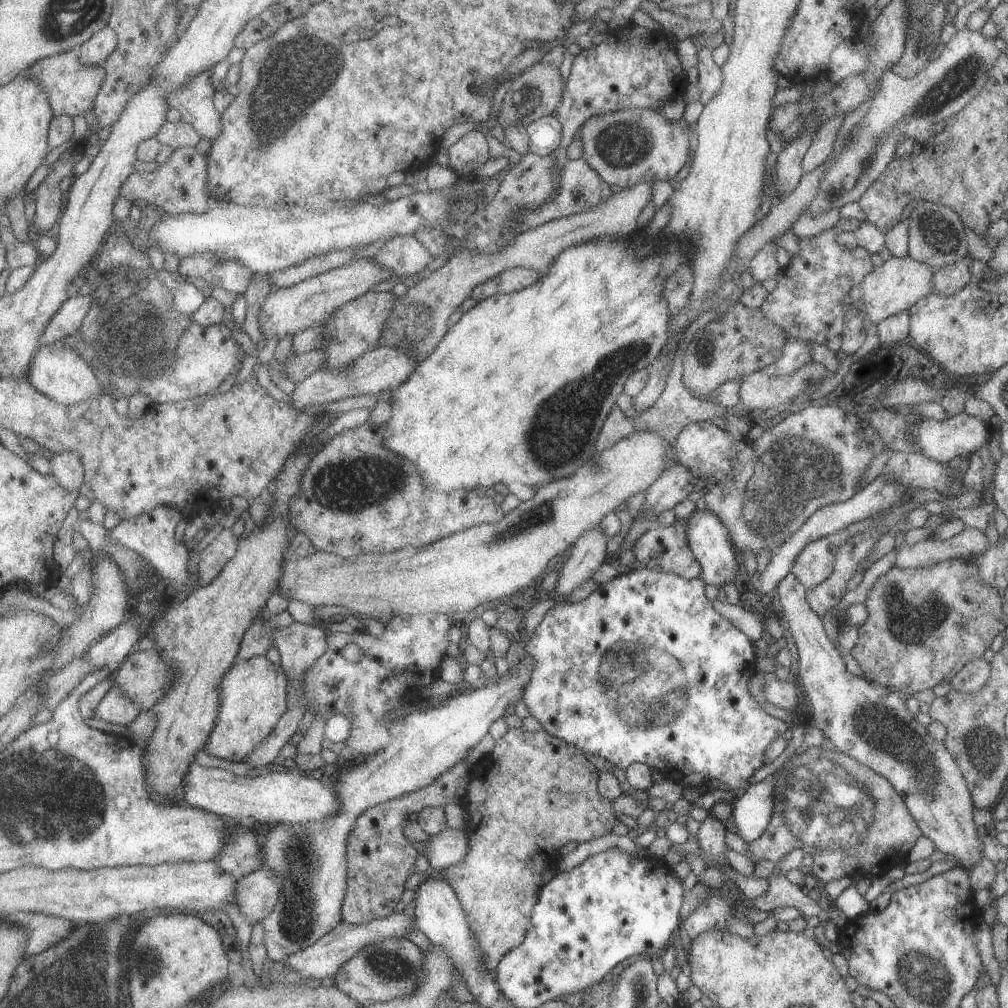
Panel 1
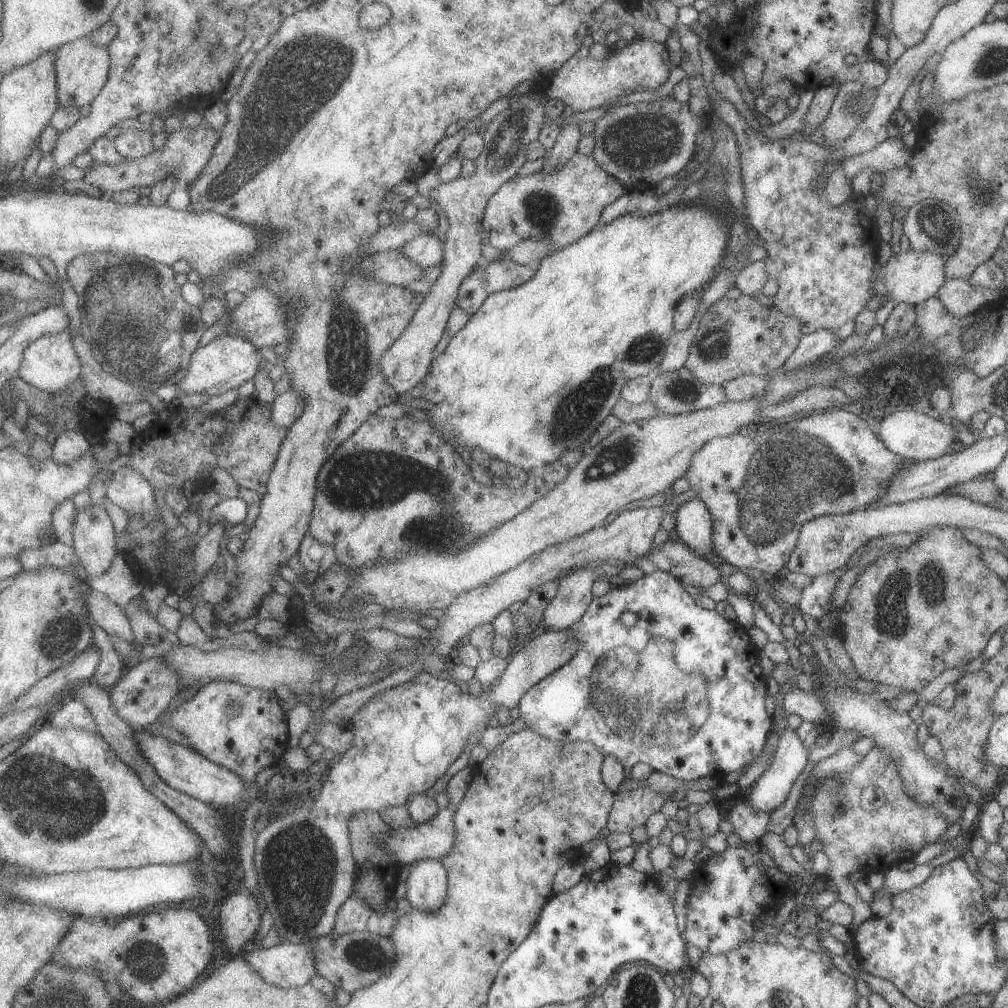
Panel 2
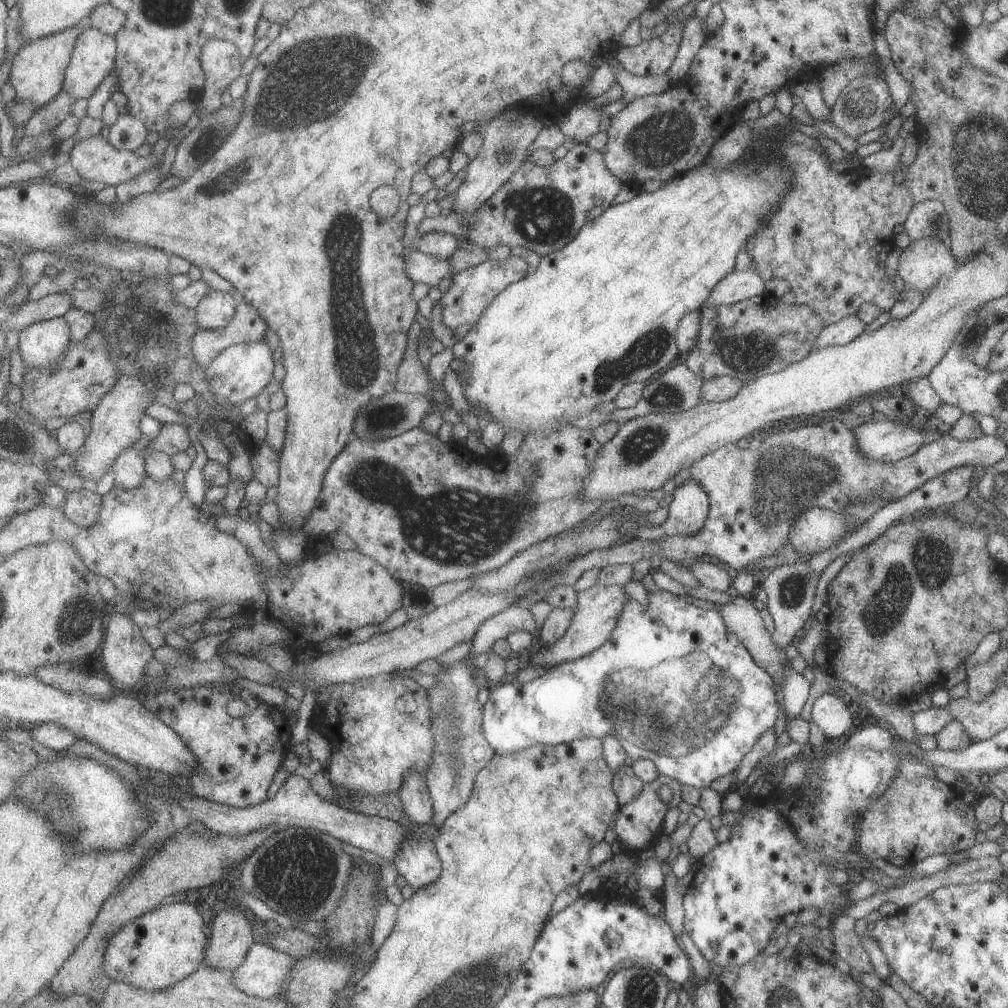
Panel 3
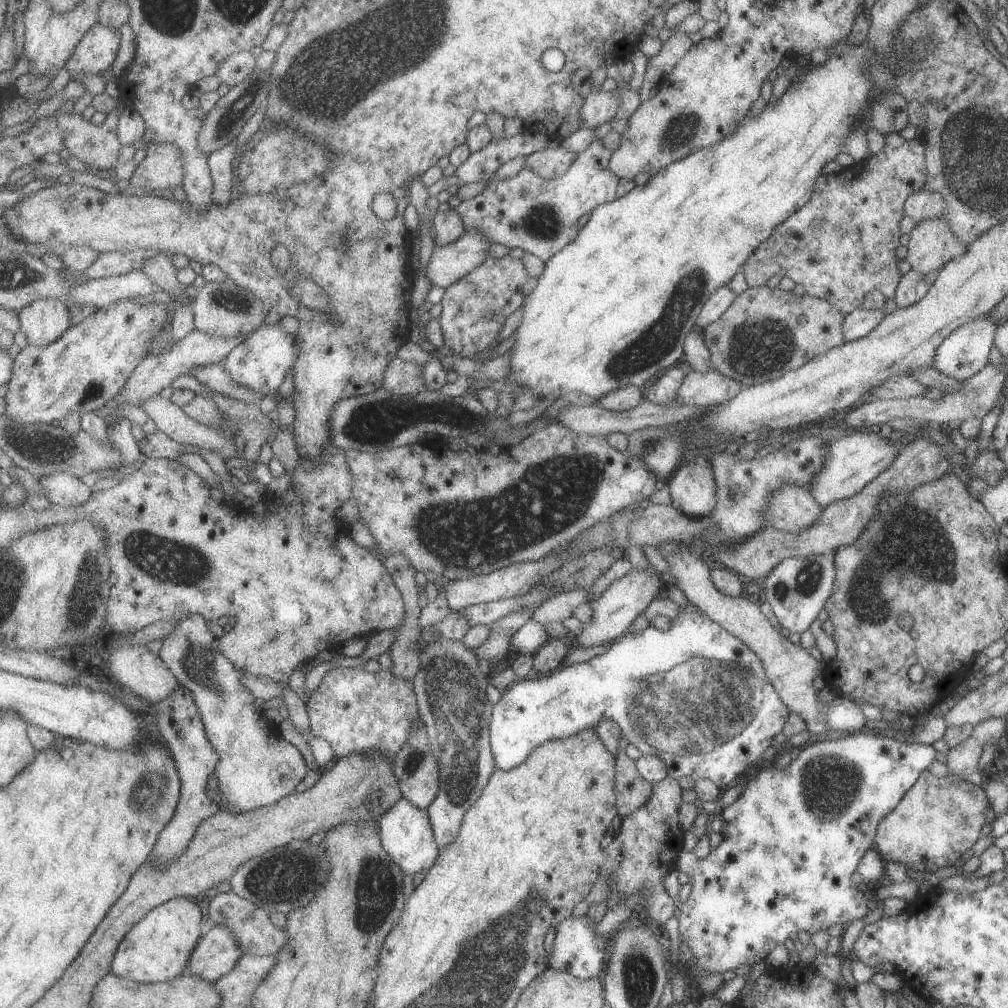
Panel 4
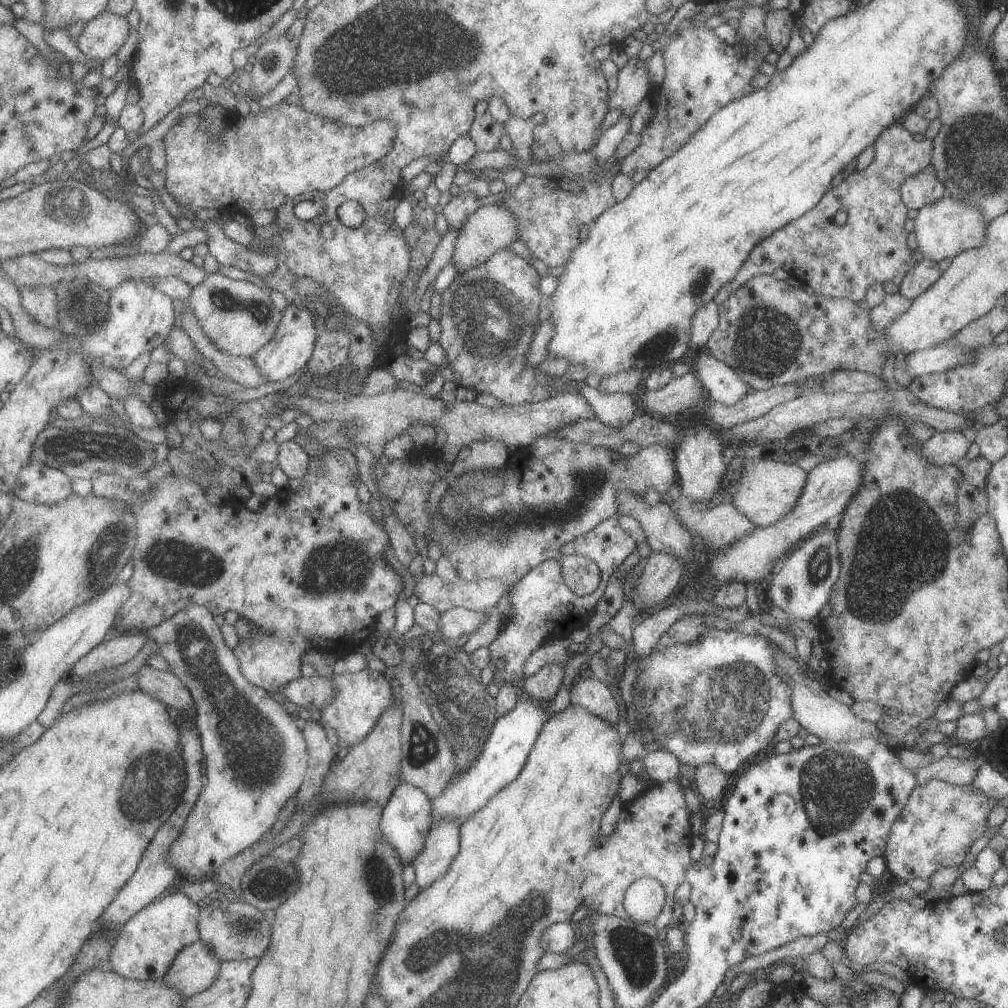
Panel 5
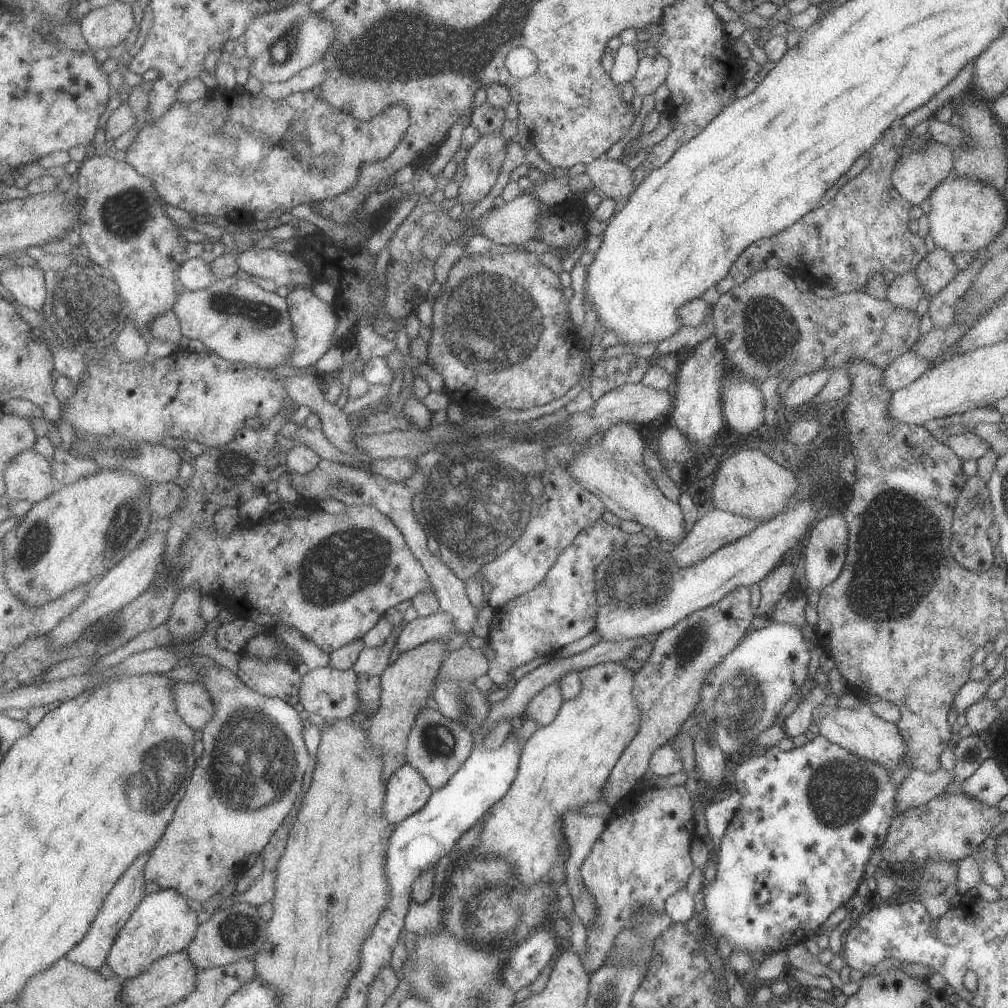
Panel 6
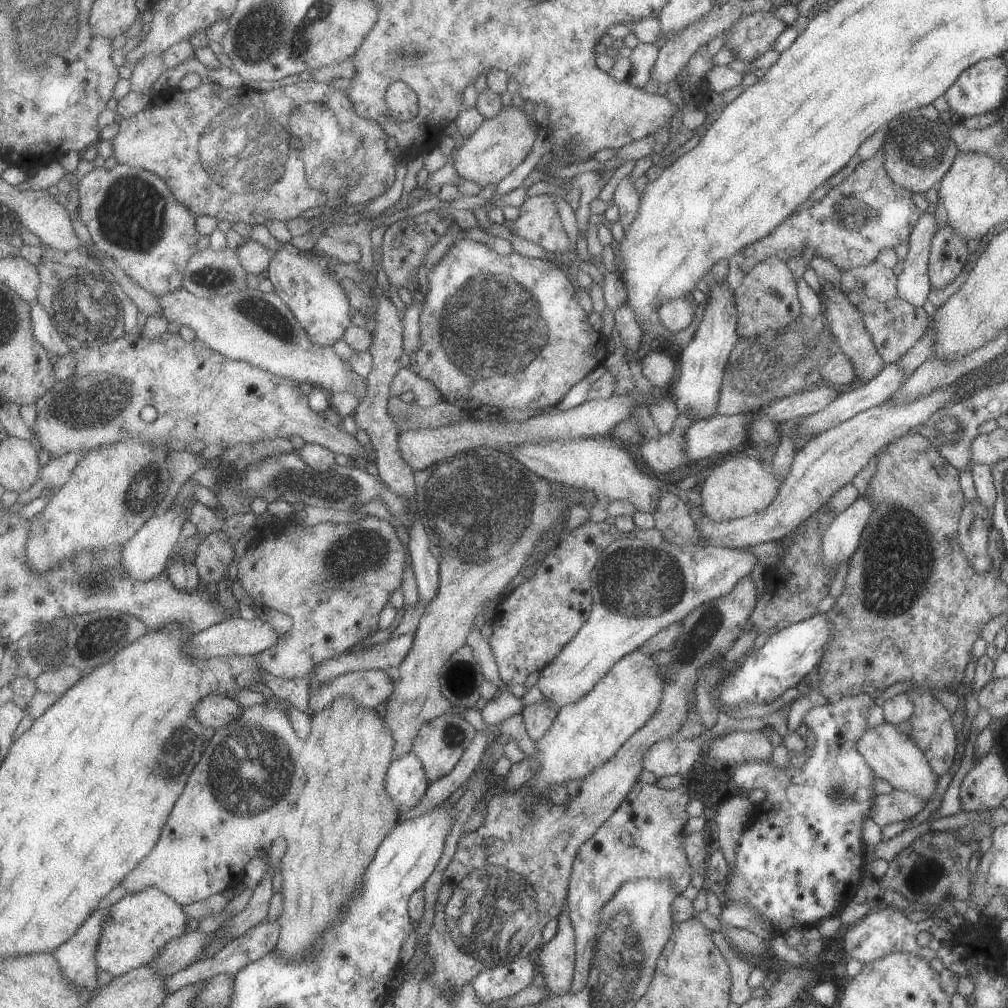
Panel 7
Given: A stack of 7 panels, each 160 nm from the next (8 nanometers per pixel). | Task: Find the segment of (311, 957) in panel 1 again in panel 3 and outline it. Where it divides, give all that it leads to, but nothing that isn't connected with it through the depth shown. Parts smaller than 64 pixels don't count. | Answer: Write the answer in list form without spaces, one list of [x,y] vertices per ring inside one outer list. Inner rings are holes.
[[[255,942],[247,953],[246,961],[234,970],[233,982],[243,992],[254,997],[270,999],[280,996],[295,961],[288,954]]]

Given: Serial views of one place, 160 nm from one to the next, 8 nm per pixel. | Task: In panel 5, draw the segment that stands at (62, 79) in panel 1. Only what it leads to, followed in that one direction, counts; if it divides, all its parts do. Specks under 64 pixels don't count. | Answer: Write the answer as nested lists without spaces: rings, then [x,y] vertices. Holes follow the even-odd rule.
[[[107,9],[80,28],[77,39],[86,59],[102,61],[111,58],[127,42],[132,26],[125,15],[118,15]]]

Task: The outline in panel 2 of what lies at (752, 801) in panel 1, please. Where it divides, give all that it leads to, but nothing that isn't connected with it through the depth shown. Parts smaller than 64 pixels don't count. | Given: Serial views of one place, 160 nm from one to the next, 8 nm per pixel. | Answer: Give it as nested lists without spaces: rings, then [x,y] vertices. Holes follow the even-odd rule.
[[[787,725],[779,734],[775,753],[770,762],[771,765],[750,786],[751,790],[746,799],[754,811],[770,813],[780,803],[787,801],[793,795],[800,778],[807,772],[807,755],[807,748],[801,744],[797,733]]]

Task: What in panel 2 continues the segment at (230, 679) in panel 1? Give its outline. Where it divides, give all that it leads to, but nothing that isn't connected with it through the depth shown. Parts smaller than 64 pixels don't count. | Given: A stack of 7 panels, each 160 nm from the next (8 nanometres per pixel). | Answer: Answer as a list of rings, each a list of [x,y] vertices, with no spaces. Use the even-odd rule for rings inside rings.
[[[212,680],[178,707],[162,712],[158,722],[161,722],[163,727],[176,729],[187,738],[191,747],[215,764],[232,770],[248,785],[253,785],[257,782],[261,770],[277,764],[277,760],[271,758],[277,758],[277,748],[283,748],[287,742],[282,704],[274,692],[231,681]],[[235,701],[241,703],[243,714],[231,718],[228,708]]]

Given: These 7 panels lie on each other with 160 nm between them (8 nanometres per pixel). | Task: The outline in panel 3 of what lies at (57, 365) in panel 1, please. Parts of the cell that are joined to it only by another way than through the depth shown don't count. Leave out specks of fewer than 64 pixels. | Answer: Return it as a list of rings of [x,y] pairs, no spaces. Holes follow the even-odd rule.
[[[55,317],[26,326],[20,334],[20,352],[25,368],[46,369],[56,365],[72,340],[72,330],[65,317]]]

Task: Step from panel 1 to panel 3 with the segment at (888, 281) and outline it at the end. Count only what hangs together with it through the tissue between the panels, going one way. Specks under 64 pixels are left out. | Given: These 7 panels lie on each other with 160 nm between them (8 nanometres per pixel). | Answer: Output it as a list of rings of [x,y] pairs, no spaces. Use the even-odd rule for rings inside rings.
[[[927,237],[911,241],[900,251],[897,271],[905,287],[929,292],[932,286],[957,265],[954,256],[940,238]]]

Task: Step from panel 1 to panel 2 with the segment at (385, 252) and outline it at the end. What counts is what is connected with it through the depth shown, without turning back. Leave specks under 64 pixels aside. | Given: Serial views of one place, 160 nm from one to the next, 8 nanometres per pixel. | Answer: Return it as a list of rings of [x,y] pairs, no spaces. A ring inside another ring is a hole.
[[[421,234],[407,241],[399,250],[421,269],[438,265],[444,257],[444,248],[441,248],[437,234]]]

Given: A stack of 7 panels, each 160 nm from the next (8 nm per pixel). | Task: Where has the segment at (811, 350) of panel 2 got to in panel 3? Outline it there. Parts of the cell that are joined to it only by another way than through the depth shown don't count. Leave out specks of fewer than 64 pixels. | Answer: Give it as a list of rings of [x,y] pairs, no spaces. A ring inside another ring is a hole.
[[[852,314],[836,323],[825,325],[818,337],[815,339],[814,348],[821,348],[827,345],[844,345],[863,333],[863,321],[856,315]]]

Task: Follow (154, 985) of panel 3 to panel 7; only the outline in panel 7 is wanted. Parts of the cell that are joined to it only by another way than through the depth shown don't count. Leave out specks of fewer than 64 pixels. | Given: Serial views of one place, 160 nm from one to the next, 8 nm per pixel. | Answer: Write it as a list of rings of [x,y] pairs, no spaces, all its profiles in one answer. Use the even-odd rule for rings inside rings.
[[[149,887],[138,893],[121,893],[116,897],[117,901],[102,924],[103,932],[96,959],[102,970],[118,977],[140,966],[149,965],[170,940],[183,936],[189,915],[185,914],[183,905],[159,887]]]

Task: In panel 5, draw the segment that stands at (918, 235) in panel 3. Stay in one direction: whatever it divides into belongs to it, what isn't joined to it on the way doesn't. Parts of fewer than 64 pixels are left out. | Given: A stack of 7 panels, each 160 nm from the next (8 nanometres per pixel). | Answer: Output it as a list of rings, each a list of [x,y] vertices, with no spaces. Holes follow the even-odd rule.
[[[927,167],[905,178],[900,186],[900,197],[909,209],[919,210],[946,193],[944,184],[936,177],[933,168]]]

